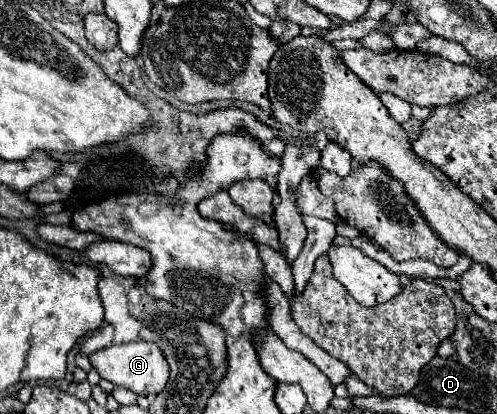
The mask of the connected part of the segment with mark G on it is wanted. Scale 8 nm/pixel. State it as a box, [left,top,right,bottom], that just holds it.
[81,325,169,395]

